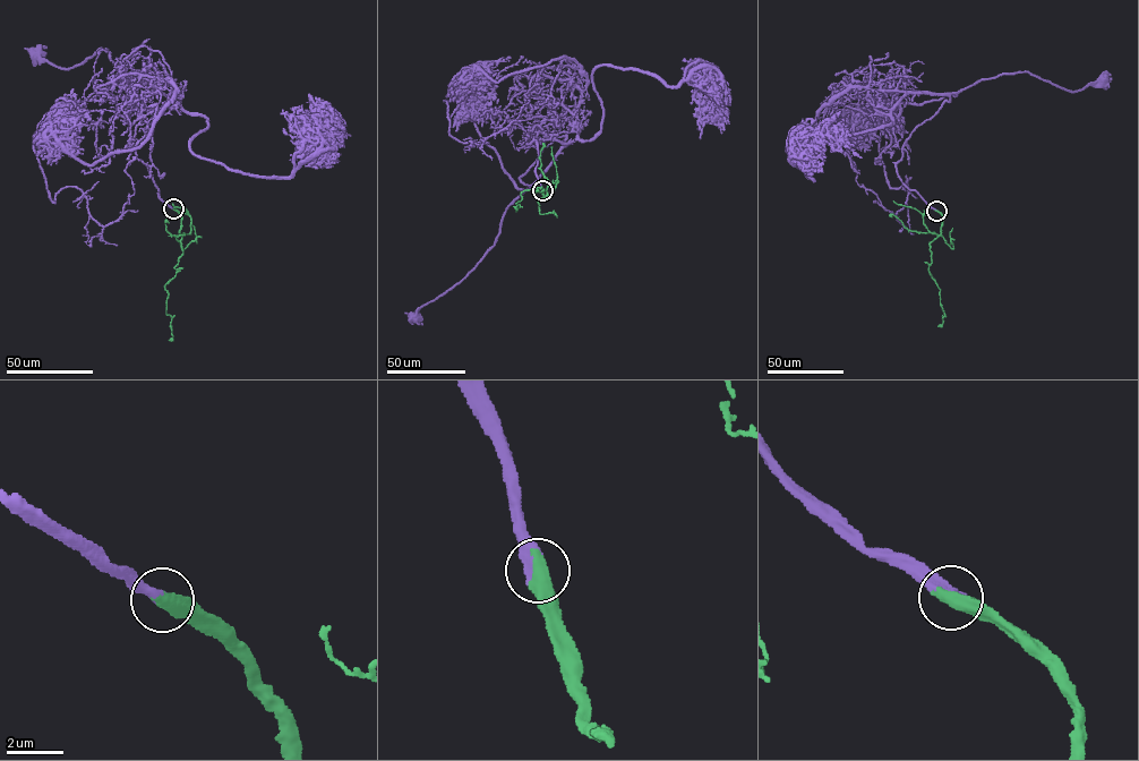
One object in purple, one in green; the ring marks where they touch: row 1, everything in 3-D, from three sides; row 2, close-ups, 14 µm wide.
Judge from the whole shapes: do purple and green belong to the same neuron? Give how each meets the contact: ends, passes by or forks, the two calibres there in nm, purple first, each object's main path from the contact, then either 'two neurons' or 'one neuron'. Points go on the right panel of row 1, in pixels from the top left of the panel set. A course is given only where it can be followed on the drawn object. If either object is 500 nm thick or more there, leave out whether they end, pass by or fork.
480 nm thick on the purple side, 600 nm on the other; purple runs (935, 211), (906, 186), (896, 164), (911, 133), (950, 94), (1003, 74), (1028, 71), (1072, 92), (1105, 79); green runs (935, 211), (942, 216), (942, 225), (928, 245), (928, 268), (944, 315), (938, 326); one neuron

